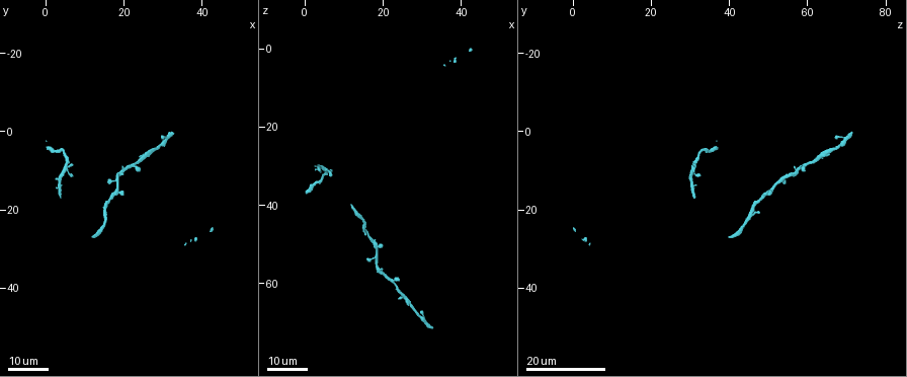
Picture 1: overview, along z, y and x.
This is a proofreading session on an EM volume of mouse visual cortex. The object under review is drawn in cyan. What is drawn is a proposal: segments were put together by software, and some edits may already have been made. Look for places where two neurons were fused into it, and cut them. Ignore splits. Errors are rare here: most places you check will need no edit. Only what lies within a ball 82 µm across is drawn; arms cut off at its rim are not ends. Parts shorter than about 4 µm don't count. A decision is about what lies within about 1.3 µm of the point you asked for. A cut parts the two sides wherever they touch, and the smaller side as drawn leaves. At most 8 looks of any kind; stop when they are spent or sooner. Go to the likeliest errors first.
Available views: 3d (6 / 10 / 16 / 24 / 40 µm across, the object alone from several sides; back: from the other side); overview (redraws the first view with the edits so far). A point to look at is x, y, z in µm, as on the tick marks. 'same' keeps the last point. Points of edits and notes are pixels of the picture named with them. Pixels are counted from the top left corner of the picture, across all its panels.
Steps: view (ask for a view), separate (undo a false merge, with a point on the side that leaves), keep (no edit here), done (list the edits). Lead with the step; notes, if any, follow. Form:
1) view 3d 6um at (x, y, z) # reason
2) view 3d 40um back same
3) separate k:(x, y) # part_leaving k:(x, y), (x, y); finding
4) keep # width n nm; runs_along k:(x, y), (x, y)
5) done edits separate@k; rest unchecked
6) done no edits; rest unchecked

view 3d 24um at (5.5, 11.0, 30.5)

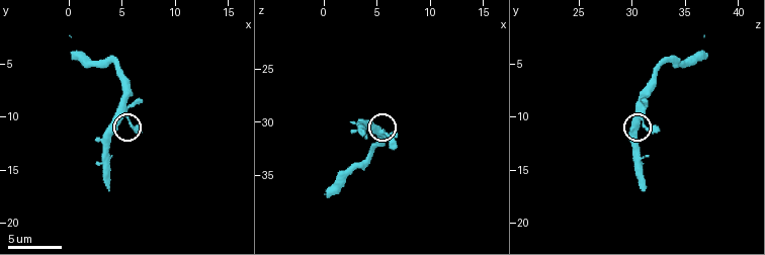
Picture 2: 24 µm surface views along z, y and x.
view 3d 6um at (5.6, 10.4, 31.0) # zoom in

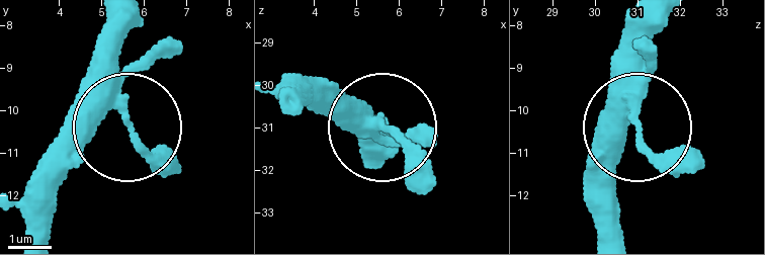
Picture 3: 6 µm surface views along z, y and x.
keep # runs_along 3:(45, 235), (63, 158), (106, 118), (129, 114), (117, 17); continuous, no second neuron

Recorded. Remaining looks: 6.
view 3d 16um at (25.5, 5.5, 63.5) # three-way junction

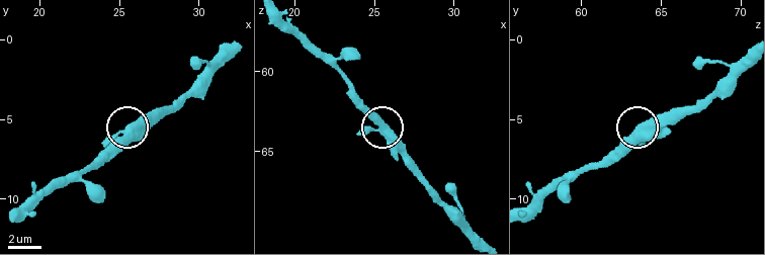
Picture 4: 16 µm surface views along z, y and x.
view 3d 10um same # closer look

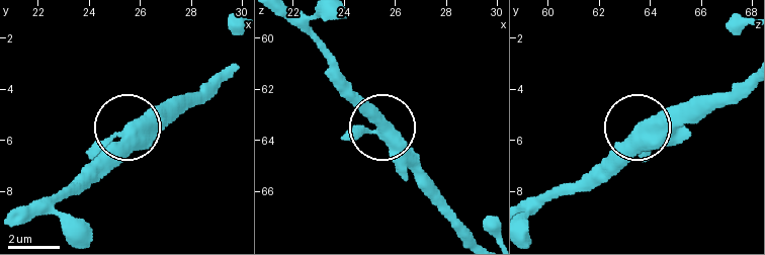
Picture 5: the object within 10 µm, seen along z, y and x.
keep # continuous, no second neuron

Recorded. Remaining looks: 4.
view 3d 24um at (18.5, 13.5, 52.5) # side arm on a straight run

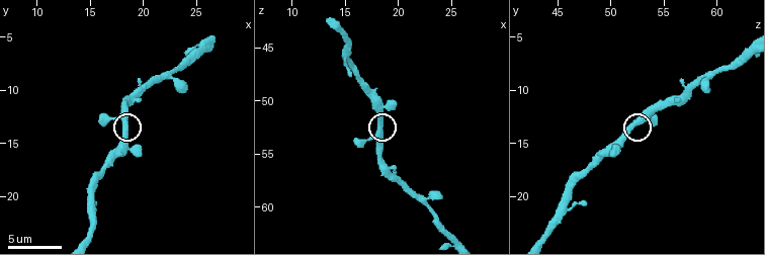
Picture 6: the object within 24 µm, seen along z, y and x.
view 3d 10um at (18.4, 13.0, 53.0)

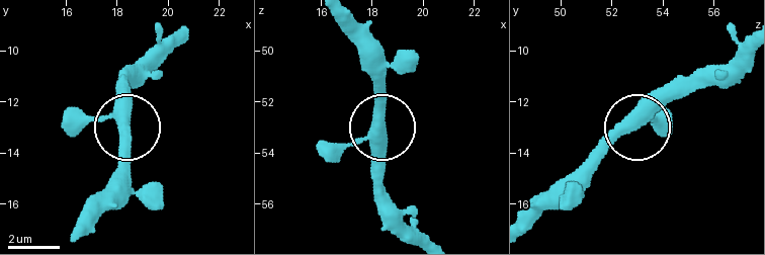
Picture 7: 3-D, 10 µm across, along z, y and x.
keep # one neuron here

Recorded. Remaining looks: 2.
view 3d 16um at (15.4, 18.4, 46.6) # sudden change in width

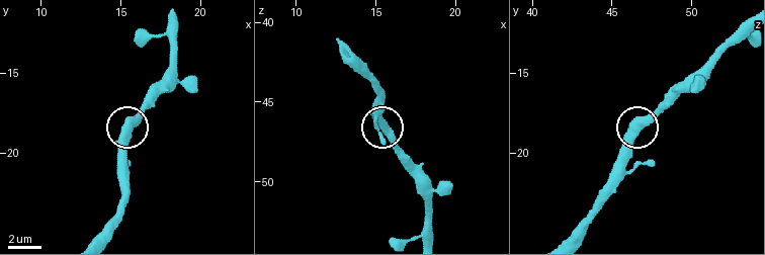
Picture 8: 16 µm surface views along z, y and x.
view 3d 6um at (15.7, 18.4, 46.7)

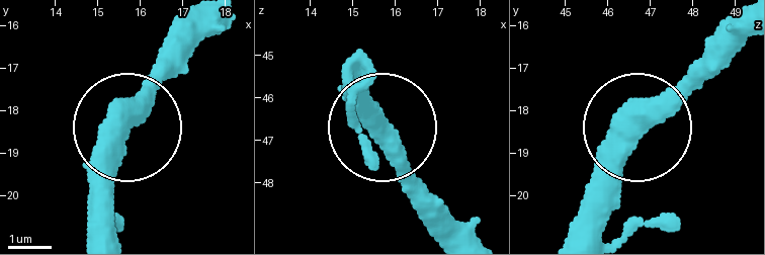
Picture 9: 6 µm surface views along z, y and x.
keep # continuous, no second neuron

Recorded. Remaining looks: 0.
done no edits; rest unchecked

